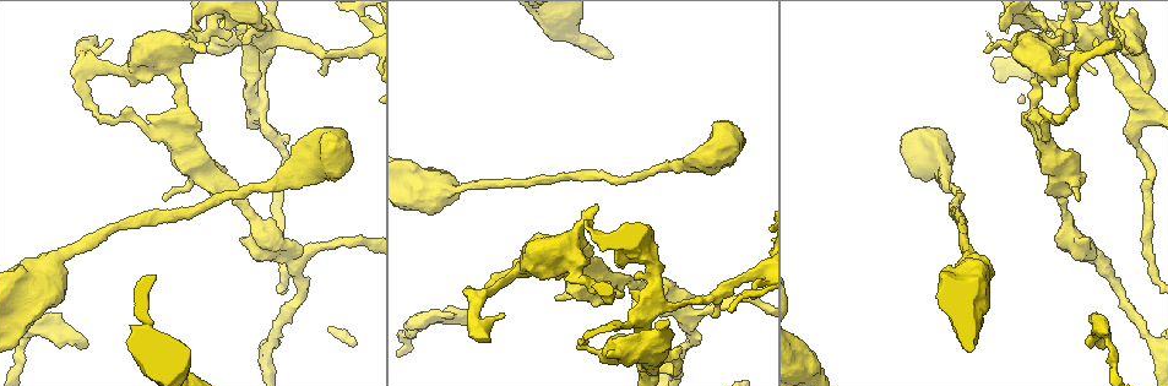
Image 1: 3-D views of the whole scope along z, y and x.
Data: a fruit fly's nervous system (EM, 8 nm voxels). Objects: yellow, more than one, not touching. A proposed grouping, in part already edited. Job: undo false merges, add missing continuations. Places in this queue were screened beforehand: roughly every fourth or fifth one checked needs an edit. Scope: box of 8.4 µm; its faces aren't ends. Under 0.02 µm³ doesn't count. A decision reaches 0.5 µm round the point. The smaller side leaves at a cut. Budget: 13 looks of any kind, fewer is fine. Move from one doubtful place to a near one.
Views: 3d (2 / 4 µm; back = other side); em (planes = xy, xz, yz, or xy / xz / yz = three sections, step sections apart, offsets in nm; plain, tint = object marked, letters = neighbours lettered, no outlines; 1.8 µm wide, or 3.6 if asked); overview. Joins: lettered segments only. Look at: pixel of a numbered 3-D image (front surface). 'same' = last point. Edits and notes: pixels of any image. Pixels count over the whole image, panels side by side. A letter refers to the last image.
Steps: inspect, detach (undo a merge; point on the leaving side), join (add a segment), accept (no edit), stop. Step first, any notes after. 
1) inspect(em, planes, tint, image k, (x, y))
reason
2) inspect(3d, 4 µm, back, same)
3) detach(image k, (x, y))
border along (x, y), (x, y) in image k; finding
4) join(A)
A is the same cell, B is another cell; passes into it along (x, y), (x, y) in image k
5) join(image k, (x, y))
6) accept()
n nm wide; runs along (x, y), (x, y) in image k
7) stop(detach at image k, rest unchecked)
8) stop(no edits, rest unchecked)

inspect(em, 3.6 µm, planes, tint, image 1, (45, 273))
sudden change in width

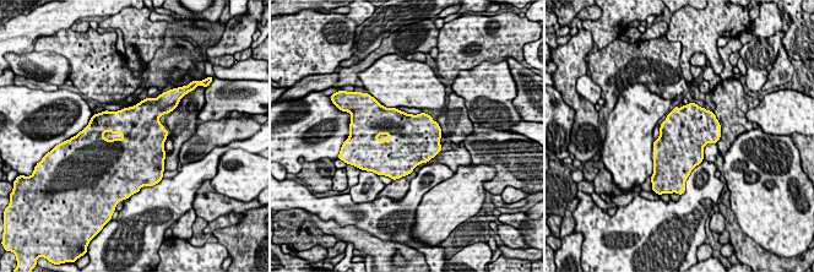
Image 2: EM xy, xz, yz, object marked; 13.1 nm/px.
inspect(em, 3.6 µm, planes, letters, same)
what lies round it

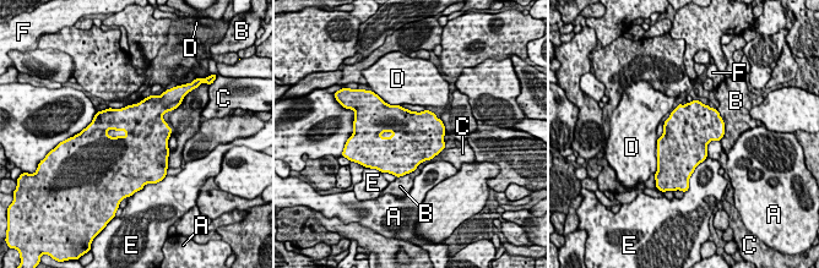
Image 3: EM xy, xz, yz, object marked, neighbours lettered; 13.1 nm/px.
accept()
650 nm wide; A, B, C, D, E and F are other cells; border along (659, 137), (656, 164) in image 3; one cell here

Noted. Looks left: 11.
inspect(3d, 4 µm, image 1, (566, 25))
sudden change in width

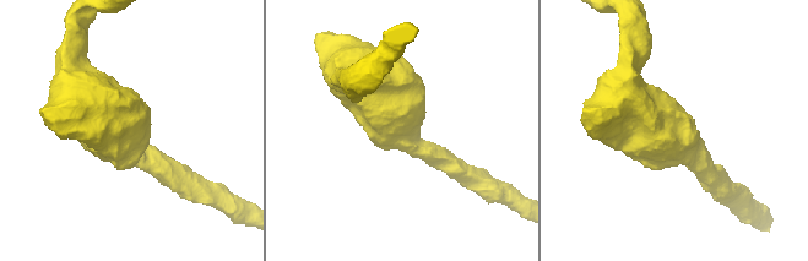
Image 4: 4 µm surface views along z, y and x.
inspect(em, 3.6 µm, xz, step 16, tint, image 4, (402, 128))

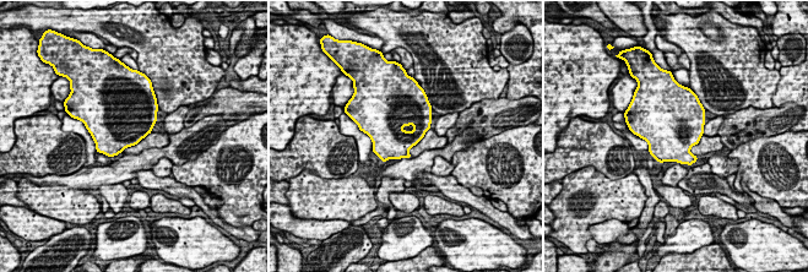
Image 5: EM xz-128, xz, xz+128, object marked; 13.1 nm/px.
inspect(em, 3.6 µm, planes, letters, same)
cut it another way

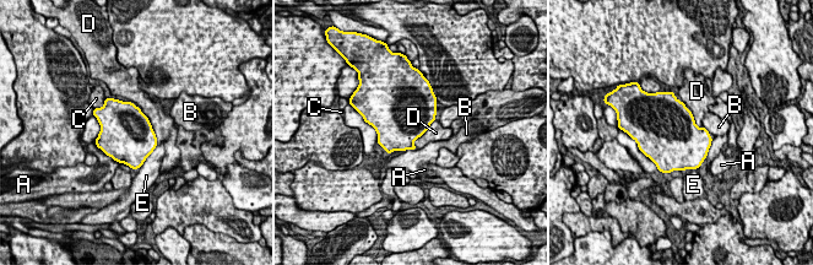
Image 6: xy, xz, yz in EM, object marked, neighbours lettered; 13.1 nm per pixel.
accept()
600 nm wide; A, B, C, D and E are other cells; border along (129, 101), (148, 119), (157, 144) in image 6; one cell here

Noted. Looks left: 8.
inspect(3d, 4 µm, image 1, (86, 341))
free end

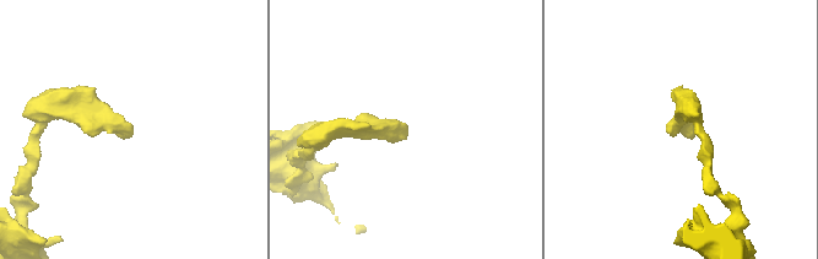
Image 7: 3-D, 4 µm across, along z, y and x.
inspect(em, xy, step 16, letters, image 7, (681, 132))

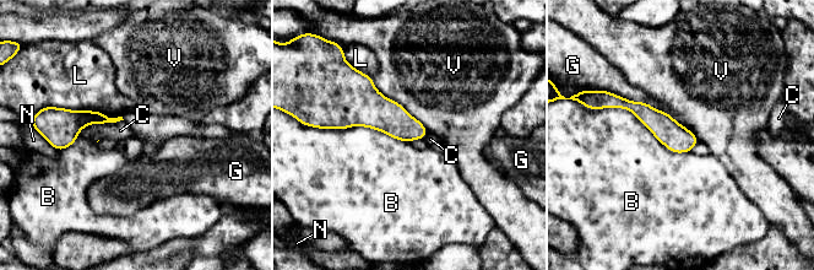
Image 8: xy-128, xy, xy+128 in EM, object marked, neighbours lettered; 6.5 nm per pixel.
accept()
B, C, G, L, N and V are other cells; runs along (622, 103), (676, 138), (694, 140) in image 8; none of them fits

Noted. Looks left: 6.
inspect(3d, 4 µm, image 1, (1145, 93))

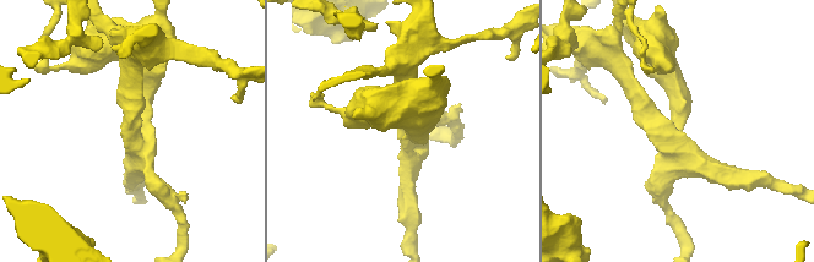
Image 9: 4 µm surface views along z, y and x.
inspect(em, xz, step 4, tint, image 9, (143, 132))

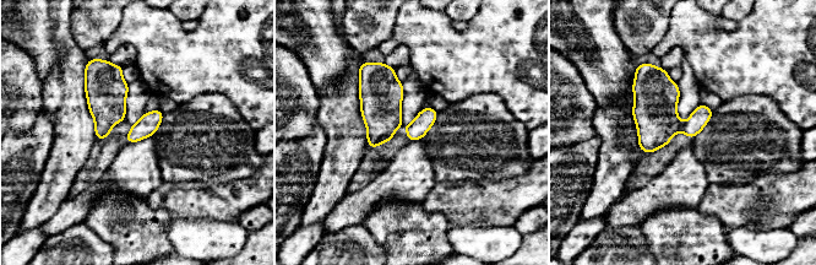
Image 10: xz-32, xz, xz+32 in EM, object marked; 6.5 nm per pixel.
inspect(em, planes, letters, same)
another direction

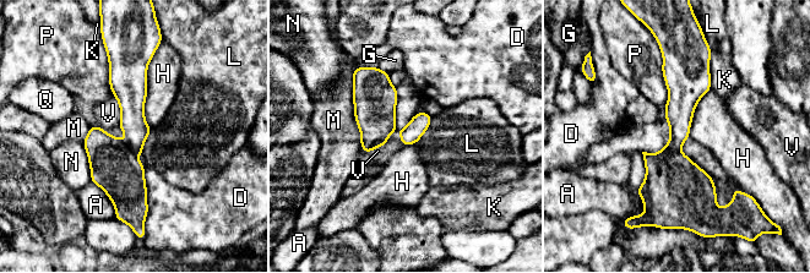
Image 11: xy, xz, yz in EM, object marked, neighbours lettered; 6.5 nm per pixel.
accept()
A, D, G, H, K, L, M, N, P, Q and V are other cells; border along (155, 54), (145, 103), (151, 129) in image 11; continuous, no second cell

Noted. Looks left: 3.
inspect(3d, 2 µm, image 1, (198, 38))
sudden change in width

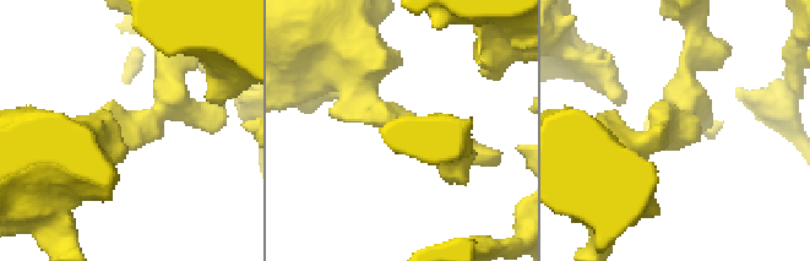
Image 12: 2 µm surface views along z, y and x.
inspect(em, planes, letters, image 12, (672, 132))

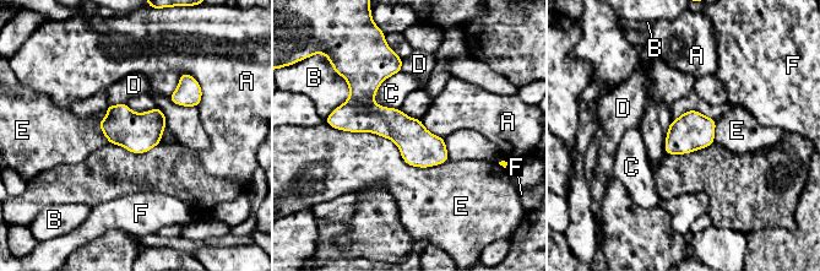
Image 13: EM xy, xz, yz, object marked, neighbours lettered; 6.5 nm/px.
accept()
A, B, C, D, E and F are other cells; border along (325, 122), (412, 166), (449, 160) in image 13; all the same cell

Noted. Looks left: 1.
stop(no edits, rest unchecked)

